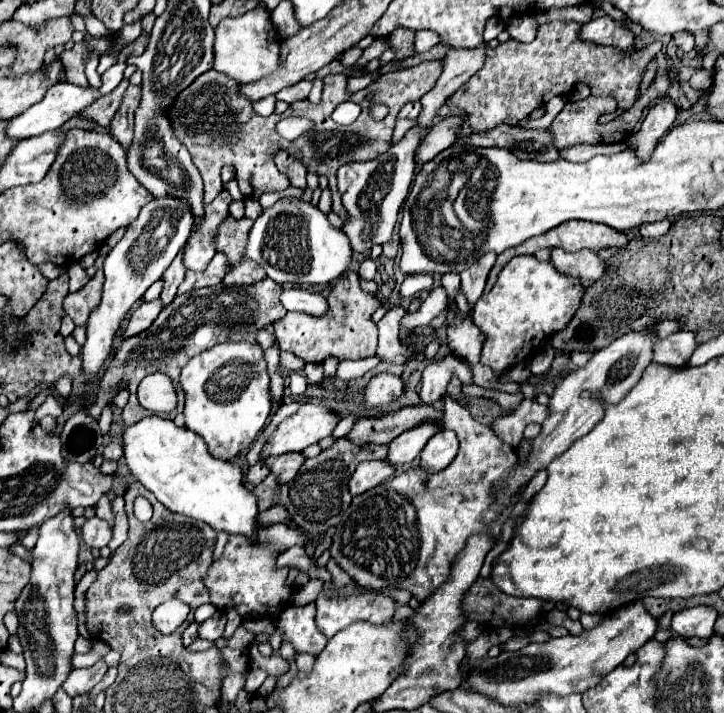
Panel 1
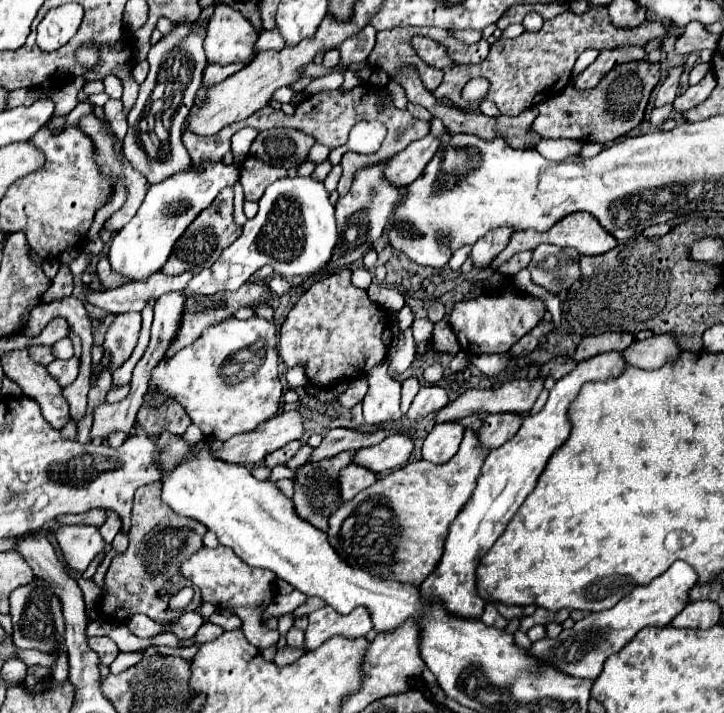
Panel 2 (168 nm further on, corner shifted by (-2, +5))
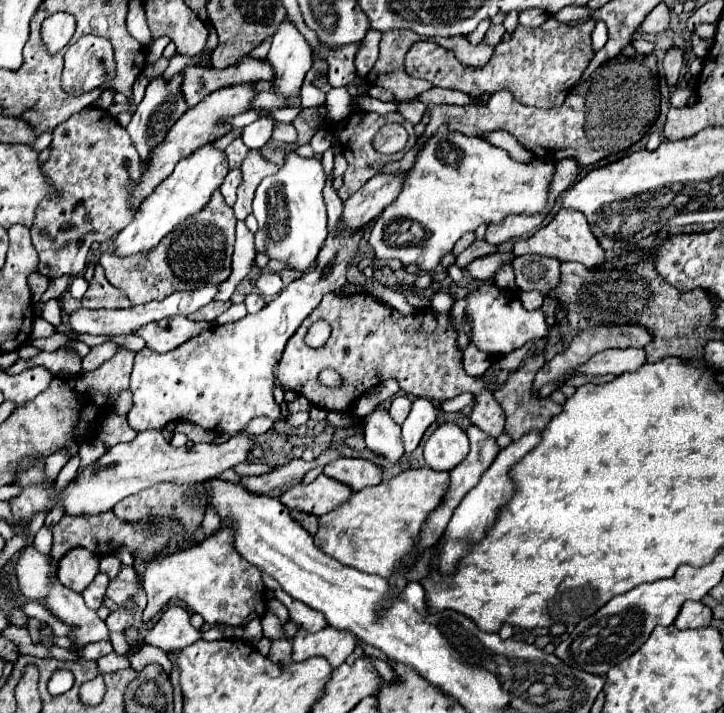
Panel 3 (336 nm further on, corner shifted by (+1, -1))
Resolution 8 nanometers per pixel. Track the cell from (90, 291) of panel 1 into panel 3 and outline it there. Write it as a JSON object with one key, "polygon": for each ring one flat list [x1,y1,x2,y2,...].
{"polygon":[[215,191,203,211,179,223,179,227,165,235,155,249,131,257,101,253,99,263,105,267,107,279,111,279,117,289,125,291,133,305,161,301,175,291,195,291,205,283,219,285,231,275,235,223,233,209,225,203,221,191]]}

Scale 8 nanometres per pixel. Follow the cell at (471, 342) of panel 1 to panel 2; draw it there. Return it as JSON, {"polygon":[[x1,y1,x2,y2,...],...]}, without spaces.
{"polygon":[[504,293,502,297,478,295,454,305,450,313,450,327,462,351,470,355,506,353,520,337,524,337,528,331,532,331,538,325,544,311,546,307,542,305,542,301,528,295,512,295,512,293]]}

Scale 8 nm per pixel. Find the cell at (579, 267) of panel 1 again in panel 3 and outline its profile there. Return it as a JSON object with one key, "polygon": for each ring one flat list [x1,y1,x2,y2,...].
{"polygon":[[519,255,513,259,517,287,521,291,541,291,547,295,559,283,559,261,541,255]]}

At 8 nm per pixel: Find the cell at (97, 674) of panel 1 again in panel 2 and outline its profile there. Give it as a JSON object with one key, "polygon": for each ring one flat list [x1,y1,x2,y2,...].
{"polygon":[[90,637,88,638,88,645,92,651,100,653,102,665,110,665,116,659,116,655,120,653,116,643,110,637]]}

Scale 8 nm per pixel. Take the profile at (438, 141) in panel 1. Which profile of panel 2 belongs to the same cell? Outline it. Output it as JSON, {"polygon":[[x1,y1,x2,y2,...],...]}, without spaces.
{"polygon":[[426,135,418,141,412,141,404,151,392,157,390,167,386,169,386,179,394,185,410,185,410,181,418,179,422,169,430,163,434,153,440,147,440,137]]}

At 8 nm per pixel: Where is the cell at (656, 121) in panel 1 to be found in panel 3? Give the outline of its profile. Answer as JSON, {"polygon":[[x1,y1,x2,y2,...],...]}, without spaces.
{"polygon":[[671,47,667,53,665,53,665,59,663,59,663,67,665,67,665,77,667,77,667,83,673,87,679,79,679,71,683,67,683,51,679,47]]}

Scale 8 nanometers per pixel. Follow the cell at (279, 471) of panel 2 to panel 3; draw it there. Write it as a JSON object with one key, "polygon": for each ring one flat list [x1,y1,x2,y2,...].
{"polygon":[[341,457,325,465,325,475,339,483,349,485,353,491,361,491,381,481,381,469,377,465,365,459,347,459,347,457]]}

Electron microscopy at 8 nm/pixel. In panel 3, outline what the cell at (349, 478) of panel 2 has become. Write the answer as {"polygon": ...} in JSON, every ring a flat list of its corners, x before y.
{"polygon":[[319,475,309,485,297,483,295,487,289,487,279,497,279,501,289,511,303,511,321,517,327,511,335,509,339,503,345,503,351,493,353,491,347,485,339,485,339,481,333,481,327,475]]}

